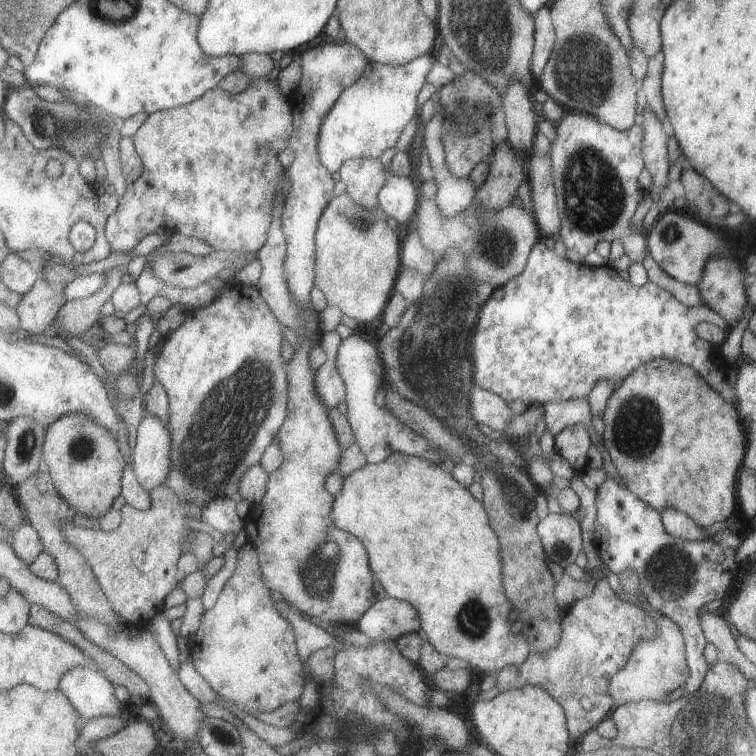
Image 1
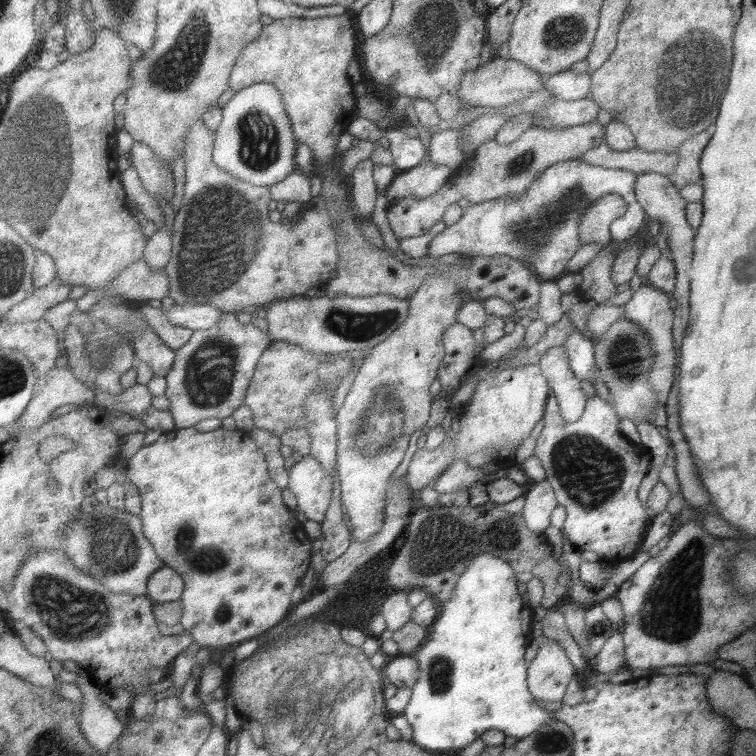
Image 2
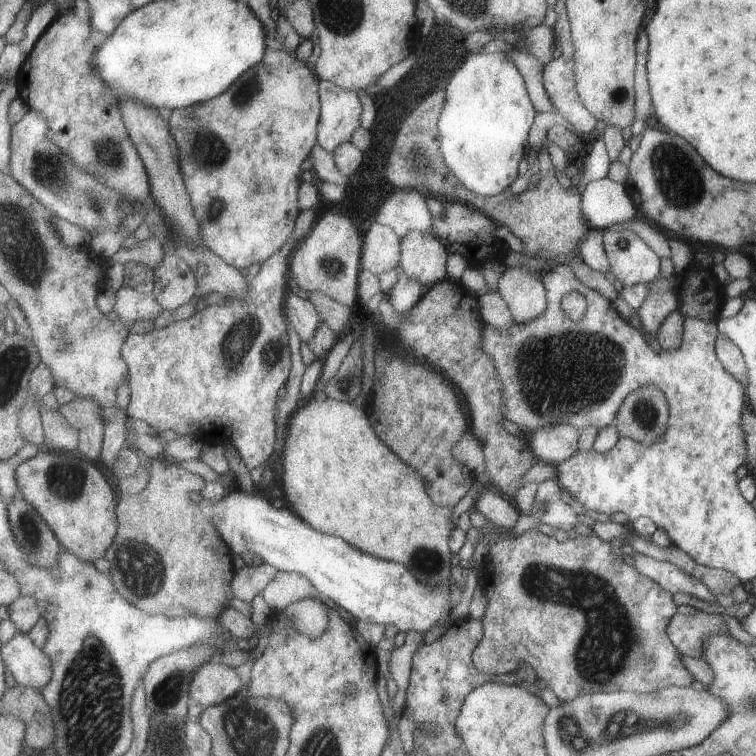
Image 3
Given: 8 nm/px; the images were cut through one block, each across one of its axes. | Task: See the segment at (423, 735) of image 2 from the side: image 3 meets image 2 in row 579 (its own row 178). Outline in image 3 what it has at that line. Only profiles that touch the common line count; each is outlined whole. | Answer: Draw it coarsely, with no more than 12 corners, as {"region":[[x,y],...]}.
{"region":[[507,52],[471,54],[449,82],[443,154],[499,196],[537,116]]}

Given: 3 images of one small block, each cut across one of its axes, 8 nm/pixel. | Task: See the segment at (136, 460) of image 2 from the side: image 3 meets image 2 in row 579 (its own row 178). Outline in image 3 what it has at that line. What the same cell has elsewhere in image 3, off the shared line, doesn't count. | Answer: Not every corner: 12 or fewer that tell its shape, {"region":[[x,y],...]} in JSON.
{"region":[[269,46],[177,108],[205,246],[265,264],[295,236],[323,78]]}

